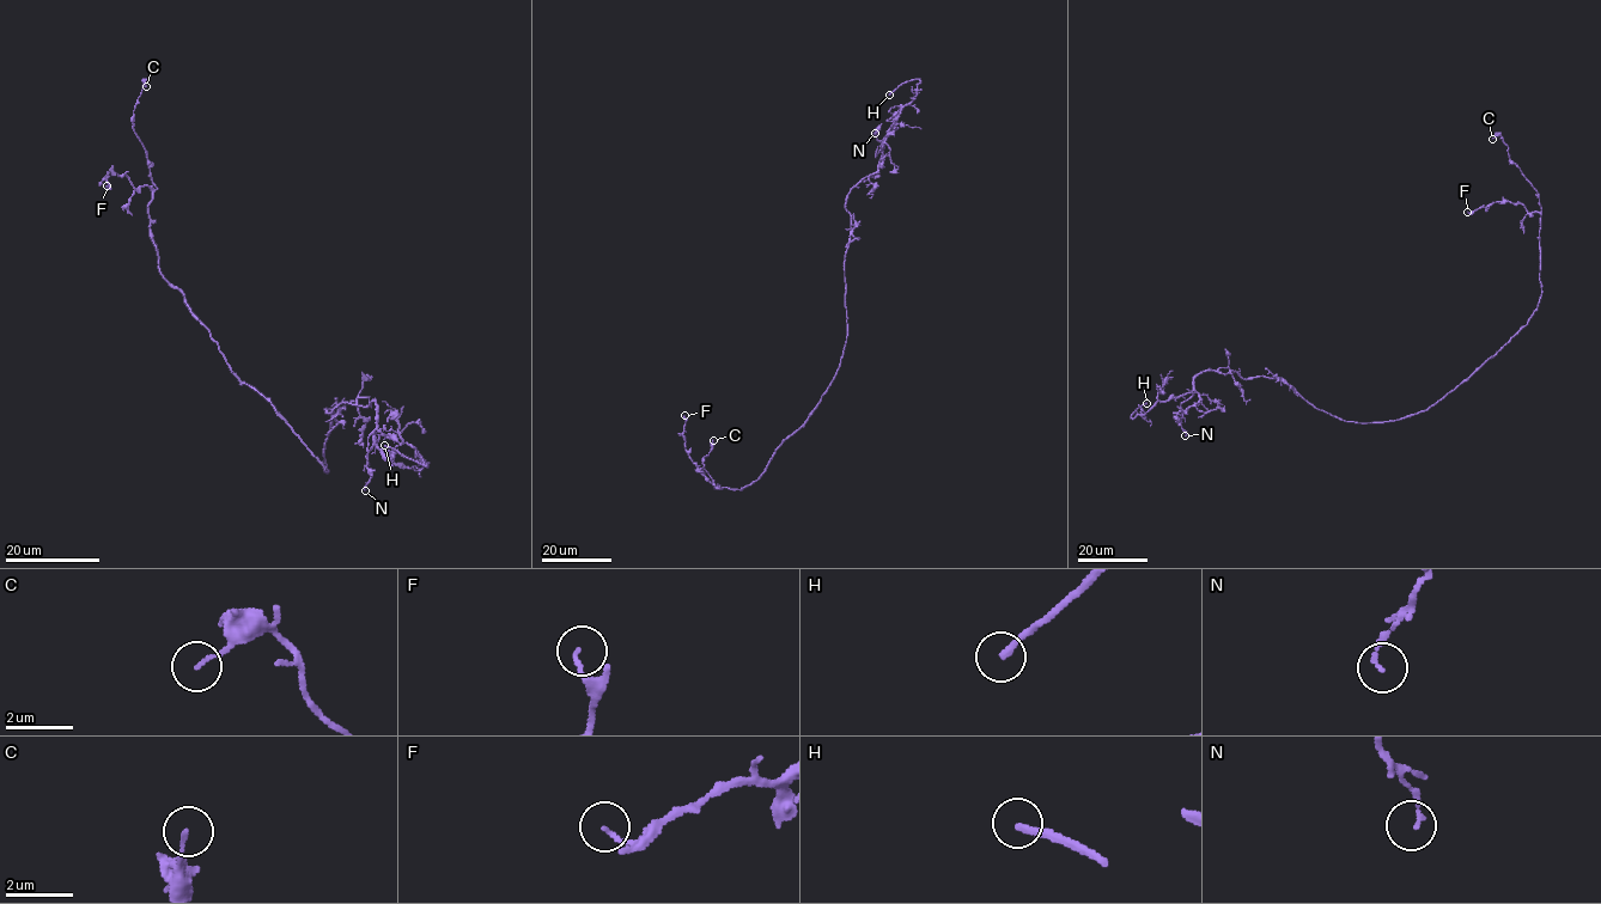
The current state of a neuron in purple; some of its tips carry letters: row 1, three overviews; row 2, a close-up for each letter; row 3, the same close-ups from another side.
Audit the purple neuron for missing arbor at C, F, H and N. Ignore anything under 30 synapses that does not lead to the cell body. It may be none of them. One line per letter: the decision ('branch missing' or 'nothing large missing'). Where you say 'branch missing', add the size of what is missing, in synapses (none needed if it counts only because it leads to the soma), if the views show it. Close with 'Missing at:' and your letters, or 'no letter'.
C: nothing large missing
F: nothing large missing
H: branch missing
N: nothing large missing
Missing at: H

